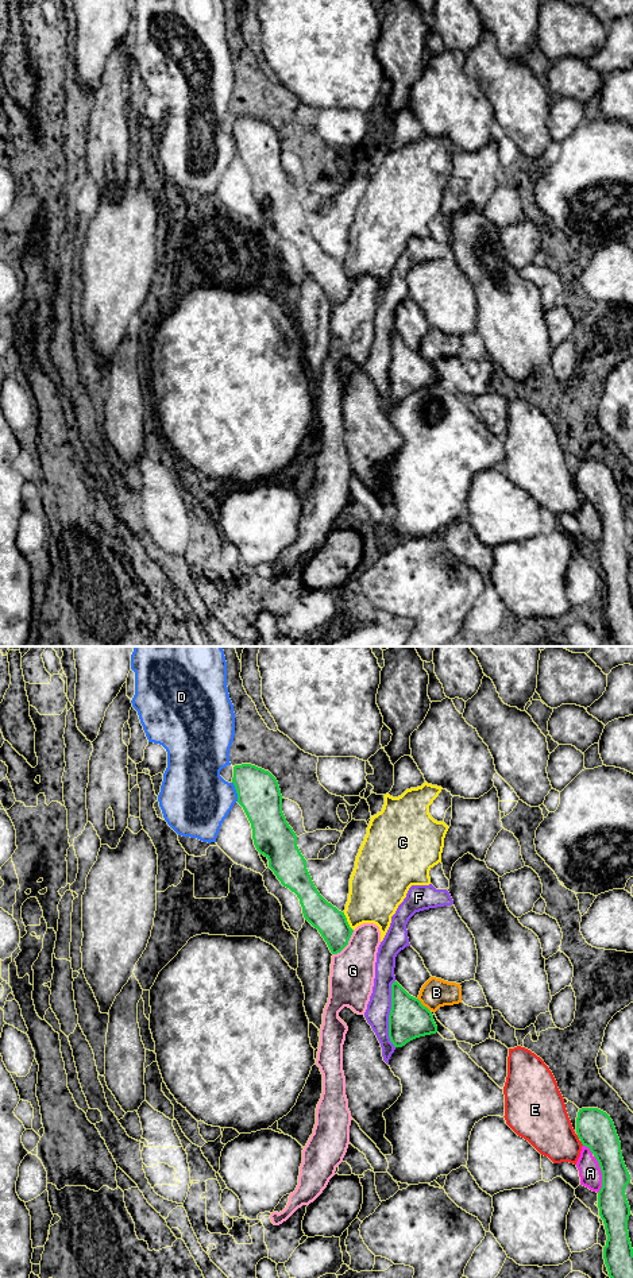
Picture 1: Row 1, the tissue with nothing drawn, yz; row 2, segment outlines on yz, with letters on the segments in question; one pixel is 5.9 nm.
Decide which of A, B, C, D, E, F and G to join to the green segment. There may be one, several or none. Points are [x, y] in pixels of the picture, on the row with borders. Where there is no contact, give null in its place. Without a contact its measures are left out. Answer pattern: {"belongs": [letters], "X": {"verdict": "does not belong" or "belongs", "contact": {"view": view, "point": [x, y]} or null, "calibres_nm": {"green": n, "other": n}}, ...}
{"belongs": [], "A": {"verdict": "does not belong", "contact": {"view": "yz", "point": [602, 1174]}, "calibres_nm": {"green": 200, "other": 130}}, "B": {"verdict": "does not belong", "contact": {"view": "yz", "point": [421, 1004]}, "calibres_nm": {"green": 240, "other": 170}}, "C": {"verdict": "does not belong", "contact": {"view": "yz", "point": [347, 922]}, "calibres_nm": {"green": 180, "other": 320}}, "D": {"verdict": "does not belong", "contact": {"view": "yz", "point": [236, 791]}, "calibres_nm": {"green": 260, "other": 400}}, "E": {"verdict": "does not belong", "contact": {"view": "yz", "point": [582, 1143]}, "calibres_nm": {"green": 220, "other": 280}}, "F": {"verdict": "does not belong", "contact": {"view": "yz", "point": [390, 1014]}, "calibres_nm": {"green": 240, "other": 140}}, "G": {"verdict": "does not belong", "contact": {"view": "yz", "point": [347, 943]}, "calibres_nm": {"green": 180, "other": 280}}}

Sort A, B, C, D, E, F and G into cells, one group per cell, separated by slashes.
A / B / C / D / E / F G

